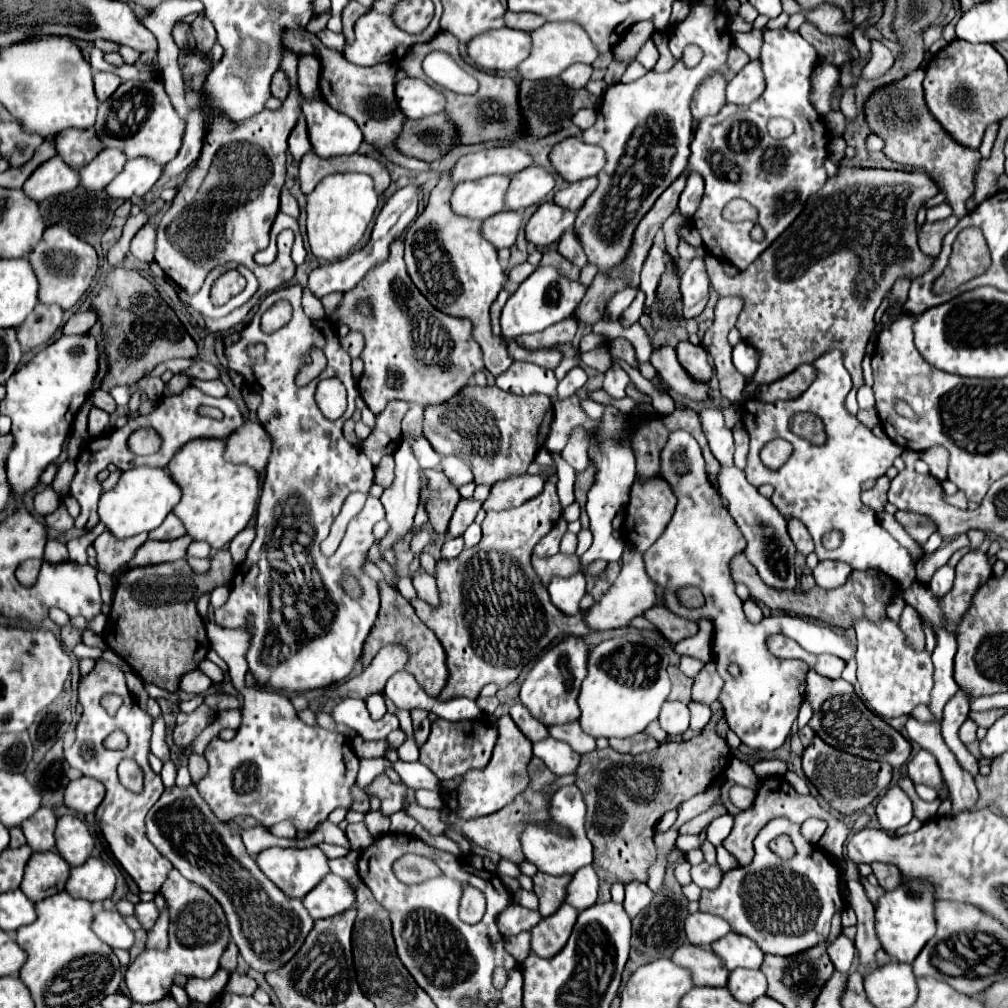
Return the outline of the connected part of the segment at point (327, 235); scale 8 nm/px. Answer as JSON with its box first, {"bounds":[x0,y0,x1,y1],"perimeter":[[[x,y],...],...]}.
{"bounds":[306,173,378,261],"perimeter":[[[340,173],[322,179],[316,189],[308,195],[306,205],[306,227],[312,253],[324,261],[344,259],[350,249],[362,239],[368,223],[374,217],[376,205],[378,195],[374,191],[372,177],[364,173]]]}

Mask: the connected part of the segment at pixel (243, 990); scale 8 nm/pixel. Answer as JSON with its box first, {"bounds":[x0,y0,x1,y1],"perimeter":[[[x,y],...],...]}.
{"bounds":[226,973,258,995],"perimeter":[[[232,973],[230,981],[226,985],[228,993],[236,993],[236,995],[252,995],[258,989],[256,981],[250,979],[248,975],[240,975],[240,973]]]}

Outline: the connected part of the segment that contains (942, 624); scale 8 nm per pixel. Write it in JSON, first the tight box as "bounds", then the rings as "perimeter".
{"bounds":[904,551,992,635],"perimeter":[[[970,551],[970,553],[964,555],[964,557],[960,559],[960,563],[956,565],[956,583],[954,583],[952,591],[950,591],[946,597],[936,597],[936,595],[932,595],[932,591],[930,591],[930,587],[928,587],[926,583],[914,581],[914,583],[904,591],[904,601],[906,601],[906,605],[914,607],[922,619],[926,619],[926,621],[930,623],[930,629],[932,629],[934,633],[946,631],[946,633],[950,633],[950,635],[956,635],[956,629],[958,629],[964,613],[970,609],[970,603],[972,603],[974,593],[976,593],[978,587],[984,585],[990,577],[992,577],[992,565],[990,565],[990,561],[988,561],[988,555],[982,553],[982,551]]]}

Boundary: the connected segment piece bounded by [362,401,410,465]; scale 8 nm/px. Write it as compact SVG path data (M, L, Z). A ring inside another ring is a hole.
M390 401L388 407L378 415L374 431L362 443L362 451L366 453L366 457L374 465L378 465L378 461L386 453L396 451L396 447L400 443L400 437L402 437L400 435L400 423L402 423L402 419L404 419L408 409L410 409L410 403Z

